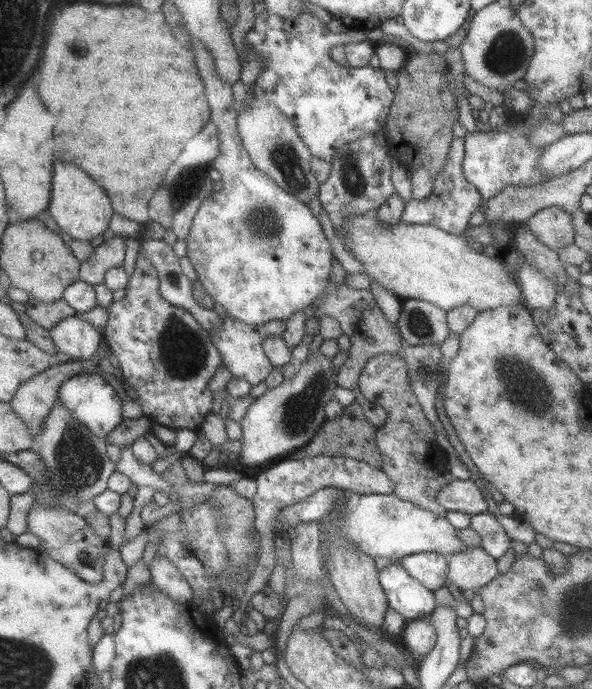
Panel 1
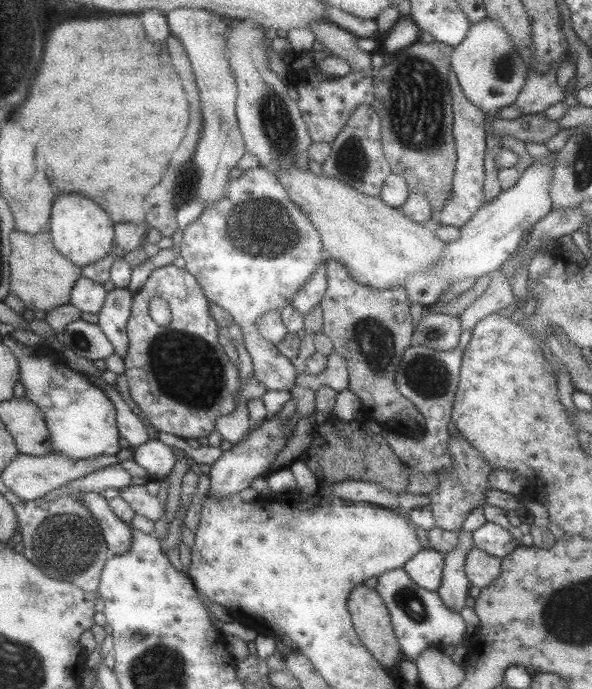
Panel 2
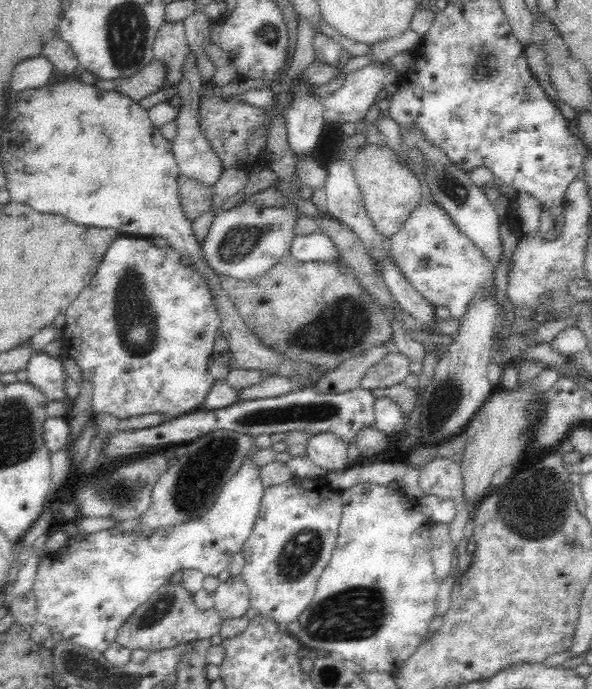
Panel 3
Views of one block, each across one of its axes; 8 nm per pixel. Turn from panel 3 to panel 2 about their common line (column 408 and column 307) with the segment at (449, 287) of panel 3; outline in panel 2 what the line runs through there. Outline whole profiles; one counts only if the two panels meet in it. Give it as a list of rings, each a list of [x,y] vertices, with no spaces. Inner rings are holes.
[[[260,167],[245,170],[239,178],[227,182],[227,188],[216,201],[211,204],[211,208],[204,208],[182,230],[179,254],[185,261],[184,268],[195,278],[205,298],[226,310],[232,316],[232,322],[240,326],[242,345],[252,360],[252,376],[257,382],[267,390],[289,391],[298,373],[291,361],[276,349],[276,345],[271,345],[258,333],[256,320],[265,312],[282,309],[290,304],[297,290],[311,279],[311,272],[315,272],[328,254],[319,233],[309,224],[299,206],[291,202],[285,188],[270,171]]]

